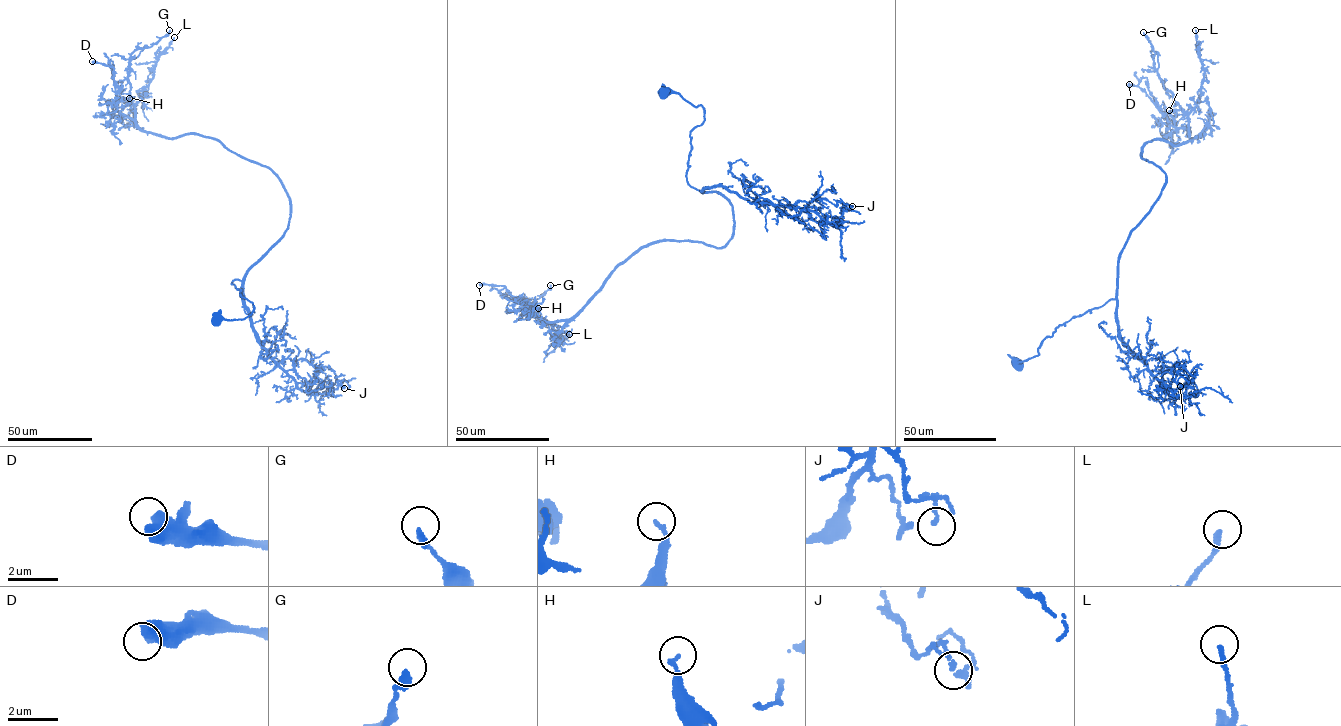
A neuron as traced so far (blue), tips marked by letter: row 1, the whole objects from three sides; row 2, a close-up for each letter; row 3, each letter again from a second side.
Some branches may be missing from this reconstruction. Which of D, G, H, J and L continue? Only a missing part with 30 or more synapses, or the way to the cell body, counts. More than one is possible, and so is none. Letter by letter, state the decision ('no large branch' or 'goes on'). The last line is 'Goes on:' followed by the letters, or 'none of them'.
D: no large branch
G: no large branch
H: no large branch
J: no large branch
L: no large branch
Goes on: none of them

